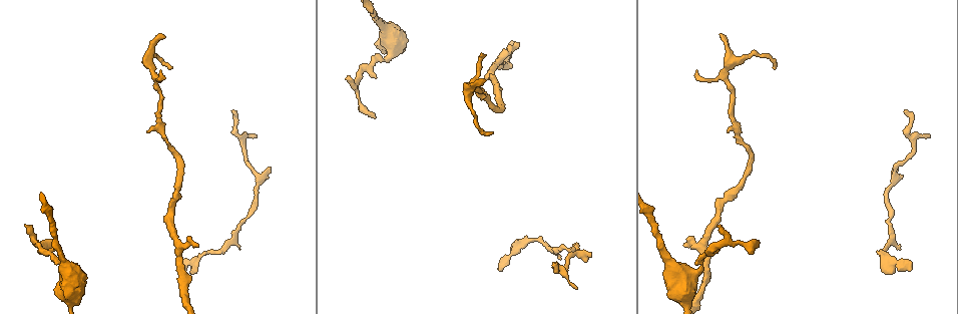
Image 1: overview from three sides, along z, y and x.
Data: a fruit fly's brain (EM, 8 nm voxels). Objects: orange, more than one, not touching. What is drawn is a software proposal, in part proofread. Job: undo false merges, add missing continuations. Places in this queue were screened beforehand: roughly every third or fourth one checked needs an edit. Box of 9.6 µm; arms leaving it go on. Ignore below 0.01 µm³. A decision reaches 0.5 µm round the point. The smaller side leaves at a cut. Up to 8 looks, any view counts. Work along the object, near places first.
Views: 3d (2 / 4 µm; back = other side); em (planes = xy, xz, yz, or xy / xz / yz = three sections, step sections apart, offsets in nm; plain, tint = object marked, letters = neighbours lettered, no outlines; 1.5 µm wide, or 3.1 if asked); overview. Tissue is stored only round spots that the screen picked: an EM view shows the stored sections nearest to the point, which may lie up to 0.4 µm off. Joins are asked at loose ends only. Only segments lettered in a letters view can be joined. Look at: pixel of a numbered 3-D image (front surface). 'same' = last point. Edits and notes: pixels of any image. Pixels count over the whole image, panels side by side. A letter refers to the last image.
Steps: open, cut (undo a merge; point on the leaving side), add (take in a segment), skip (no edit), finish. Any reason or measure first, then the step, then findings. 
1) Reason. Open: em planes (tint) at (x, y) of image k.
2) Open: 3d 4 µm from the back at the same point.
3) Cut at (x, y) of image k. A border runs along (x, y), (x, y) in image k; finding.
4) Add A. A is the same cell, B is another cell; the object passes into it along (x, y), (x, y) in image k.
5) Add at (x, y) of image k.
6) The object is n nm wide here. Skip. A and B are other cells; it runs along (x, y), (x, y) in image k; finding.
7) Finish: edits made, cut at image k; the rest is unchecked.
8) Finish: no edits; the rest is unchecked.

An open end. Open: 3d 2 µm at (696, 70) of image 1.

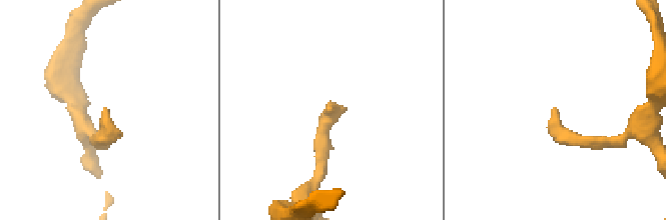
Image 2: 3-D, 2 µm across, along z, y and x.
Shape alone is not enough. Open: em planes (letters) at (327, 104) of image 2.

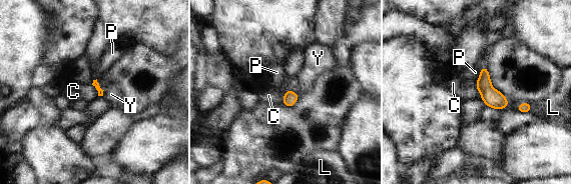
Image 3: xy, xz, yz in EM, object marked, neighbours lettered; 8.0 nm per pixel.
Add Y. Y is the same cell, C, L and P are other cells; it goes on there.

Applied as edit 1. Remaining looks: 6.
Redraw. Open: overview.

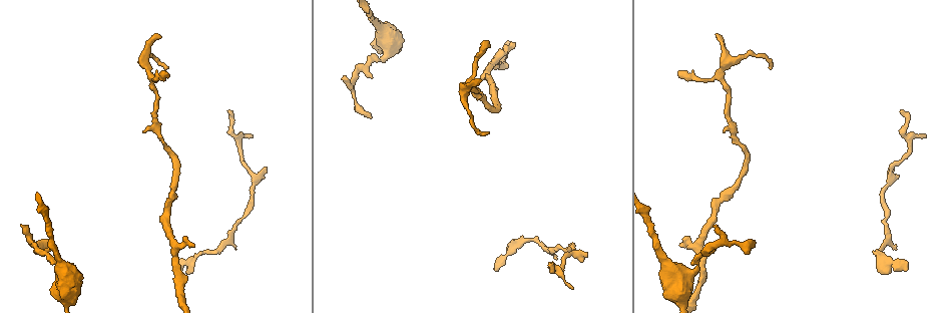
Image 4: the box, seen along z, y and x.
Thin end. Open: 3d 2 µm at (770, 65) of image 4.

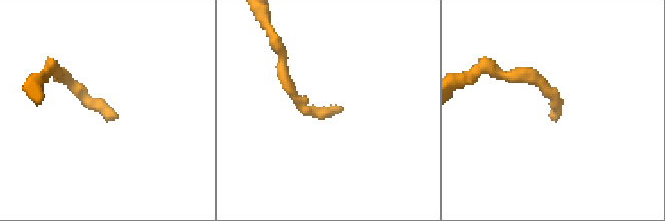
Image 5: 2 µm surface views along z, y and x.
Open: em xy step 4 (letters) at (338, 110) of image 5.

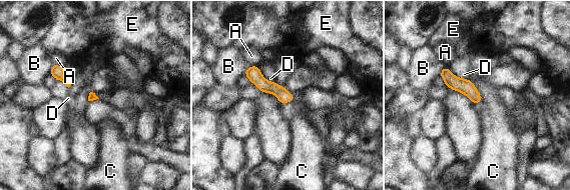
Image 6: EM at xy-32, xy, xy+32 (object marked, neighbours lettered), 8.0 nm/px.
Skip. A, B, C, D and E are other cells; it runs along (247, 72), (291, 99) in image 6; none of them fits.

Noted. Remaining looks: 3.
Free end. Open: em planes (plain) at (553, 264) of image 4.

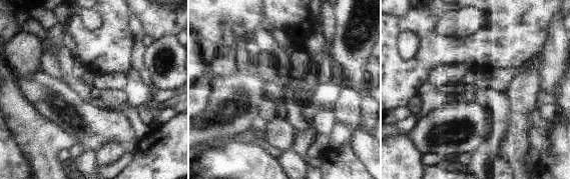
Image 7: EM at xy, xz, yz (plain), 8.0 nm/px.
See the neighbours. Open: em planes (letters) at the same point.

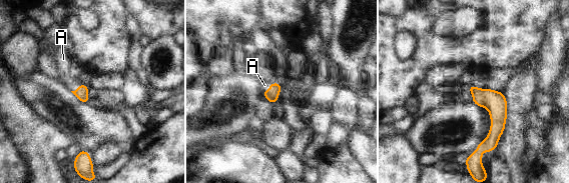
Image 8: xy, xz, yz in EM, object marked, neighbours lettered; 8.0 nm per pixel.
Add A. A is the same cell; the object passes into it along (271, 94), (268, 89), (264, 85) in image 8; it goes on there.

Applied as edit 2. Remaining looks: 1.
Finish: edits made, add at image 3, add at image 8; the rest is unchecked.

